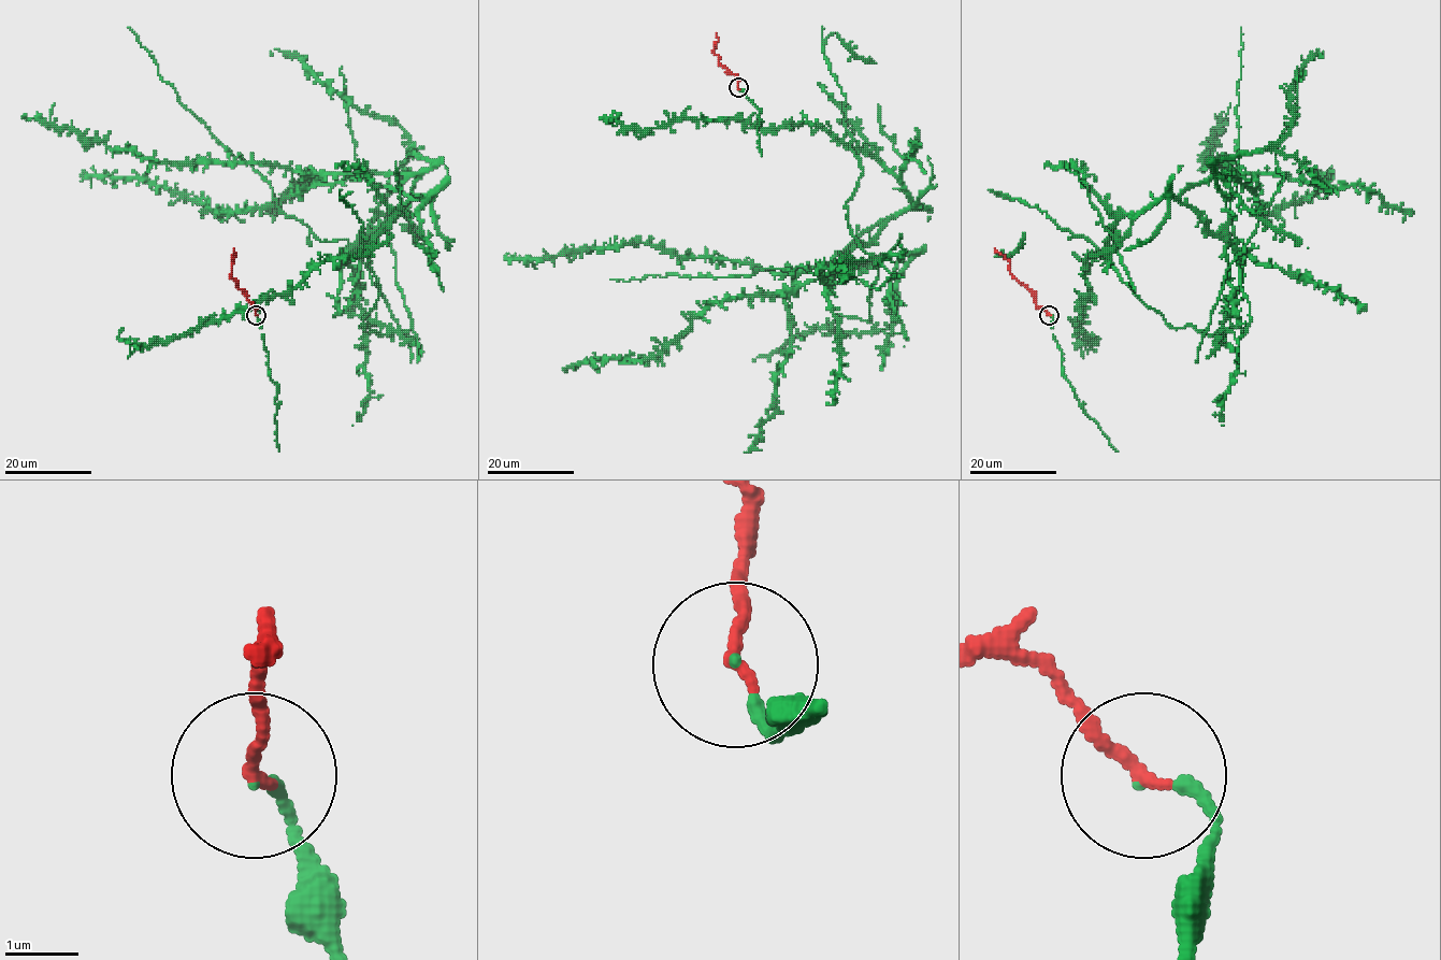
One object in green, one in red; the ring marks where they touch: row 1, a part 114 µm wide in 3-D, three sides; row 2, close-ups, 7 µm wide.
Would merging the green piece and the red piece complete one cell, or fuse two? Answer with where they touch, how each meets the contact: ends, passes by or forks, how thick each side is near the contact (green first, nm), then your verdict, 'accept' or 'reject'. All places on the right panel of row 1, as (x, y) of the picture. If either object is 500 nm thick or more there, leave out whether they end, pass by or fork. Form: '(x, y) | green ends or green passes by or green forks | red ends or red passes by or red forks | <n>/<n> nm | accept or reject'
(1049, 315) | green ends | red ends | 130/180 nm | accept

